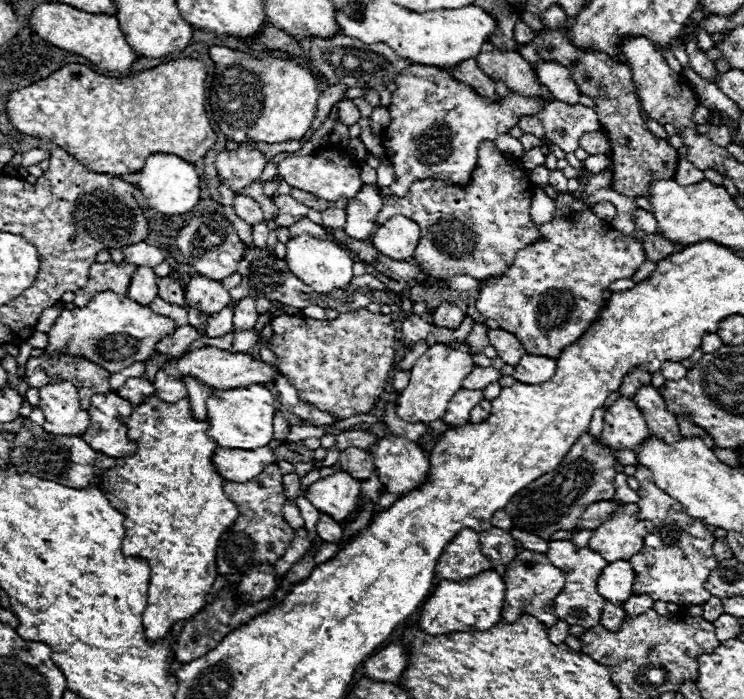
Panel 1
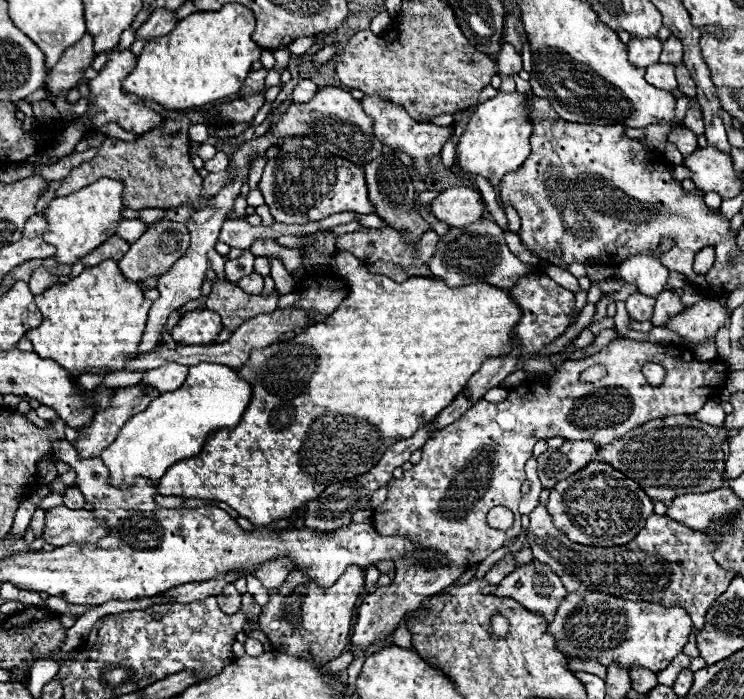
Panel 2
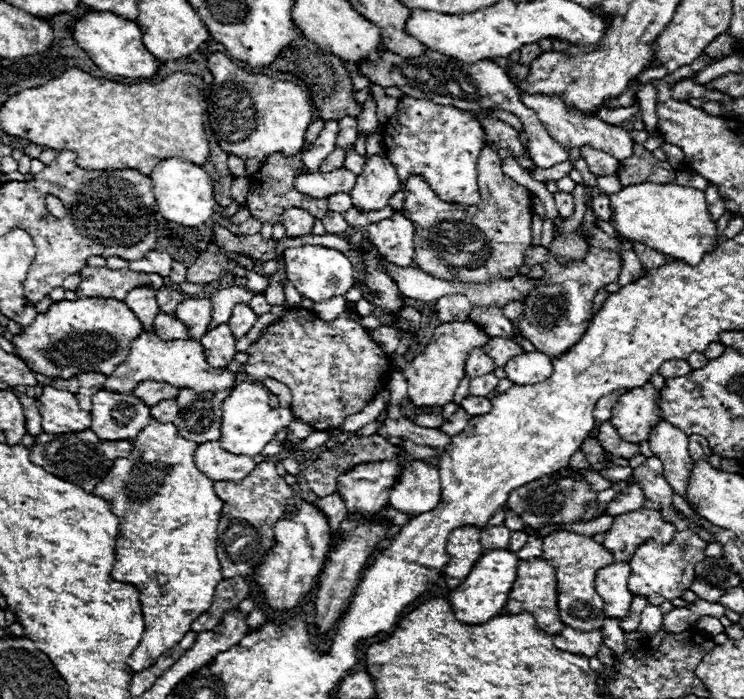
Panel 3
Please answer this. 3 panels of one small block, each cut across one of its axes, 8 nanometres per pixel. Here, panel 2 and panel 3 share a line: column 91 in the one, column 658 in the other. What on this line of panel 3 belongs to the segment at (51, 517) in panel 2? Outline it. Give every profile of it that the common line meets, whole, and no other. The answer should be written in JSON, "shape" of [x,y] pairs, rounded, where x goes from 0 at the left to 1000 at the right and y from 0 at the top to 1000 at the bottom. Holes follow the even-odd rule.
{"shape":[[[858,727],[825,741],[823,755],[812,764],[812,781],[825,793],[825,804],[844,804],[868,773],[901,778],[906,761],[906,750],[895,747],[884,730]]]}

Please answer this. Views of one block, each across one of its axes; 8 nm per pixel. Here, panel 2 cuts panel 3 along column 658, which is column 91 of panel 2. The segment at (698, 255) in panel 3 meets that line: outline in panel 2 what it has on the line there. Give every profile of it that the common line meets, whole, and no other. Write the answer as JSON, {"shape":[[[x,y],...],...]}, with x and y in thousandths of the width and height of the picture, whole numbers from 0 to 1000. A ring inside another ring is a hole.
{"shape":[[[134,255],[113,269],[108,269],[99,278],[73,283],[65,298],[59,300],[59,309],[65,312],[65,329],[59,335],[59,343],[75,355],[75,372],[78,378],[102,378],[110,366],[129,358],[134,349],[140,349],[148,338],[156,335],[159,318],[164,315],[167,286],[164,286],[167,263],[148,255]]]}

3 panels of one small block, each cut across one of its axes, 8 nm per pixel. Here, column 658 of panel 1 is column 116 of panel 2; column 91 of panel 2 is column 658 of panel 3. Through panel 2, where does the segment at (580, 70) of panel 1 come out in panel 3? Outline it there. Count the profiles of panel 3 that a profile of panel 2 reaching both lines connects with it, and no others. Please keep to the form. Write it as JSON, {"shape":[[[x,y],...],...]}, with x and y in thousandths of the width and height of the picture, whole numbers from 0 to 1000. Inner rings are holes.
{"shape":[[[863,206],[852,209],[852,220],[833,232],[831,258],[836,266],[849,266],[860,260],[884,260],[898,263],[906,258],[906,240],[898,232],[887,232],[876,217],[866,215]]]}

